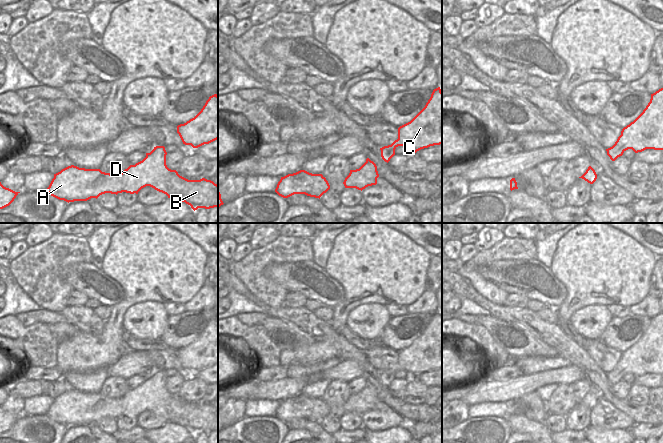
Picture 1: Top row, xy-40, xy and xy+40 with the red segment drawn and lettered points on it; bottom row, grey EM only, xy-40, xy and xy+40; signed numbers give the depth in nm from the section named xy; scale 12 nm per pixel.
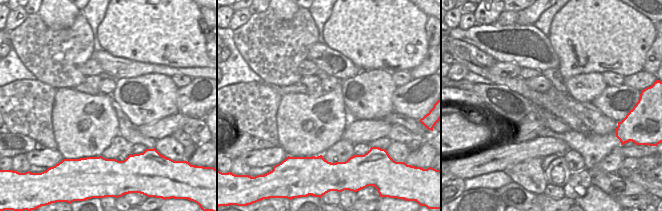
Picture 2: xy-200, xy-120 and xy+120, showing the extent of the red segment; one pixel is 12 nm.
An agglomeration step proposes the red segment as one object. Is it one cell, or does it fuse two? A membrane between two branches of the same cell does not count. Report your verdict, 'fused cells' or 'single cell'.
single cell

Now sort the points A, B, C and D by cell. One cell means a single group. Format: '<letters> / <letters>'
A B C D

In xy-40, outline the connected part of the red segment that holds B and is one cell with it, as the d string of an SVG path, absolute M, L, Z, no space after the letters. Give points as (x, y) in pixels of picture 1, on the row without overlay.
M156 370L142 385L130 389L120 398L71 389L54 398L46 415L69 427L97 423L105 417L138 418L142 412L150 410L168 422L185 426L194 435L218 431L218 409L205 402L188 404L180 400L176 394L167 391L166 379L164 370Z

